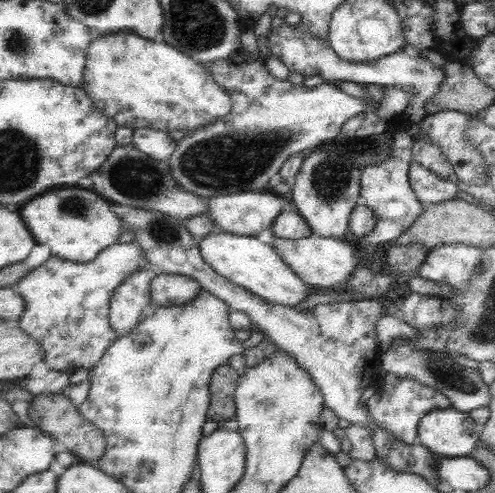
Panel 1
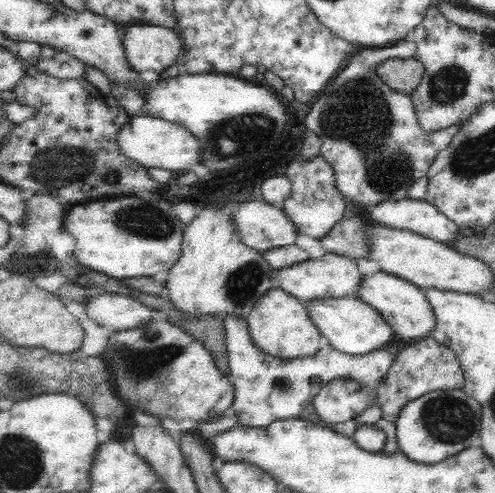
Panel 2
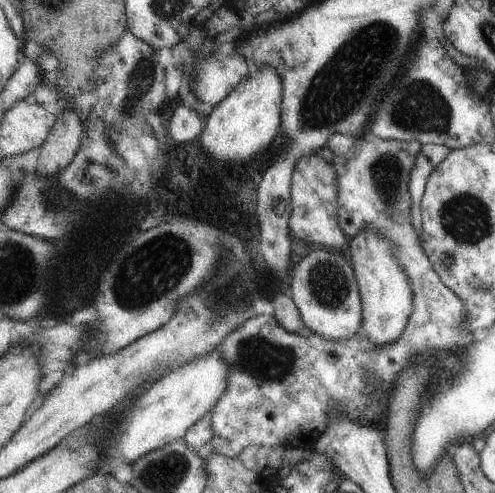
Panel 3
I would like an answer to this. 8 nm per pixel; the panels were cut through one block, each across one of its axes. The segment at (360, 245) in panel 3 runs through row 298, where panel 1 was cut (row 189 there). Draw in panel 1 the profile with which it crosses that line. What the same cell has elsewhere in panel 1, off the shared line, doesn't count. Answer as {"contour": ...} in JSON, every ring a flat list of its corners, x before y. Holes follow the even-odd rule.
{"contour":[[397,130,393,138,393,156,377,166,367,166,361,172,361,190,359,190,359,206,367,206,375,214,375,228,359,238,361,246,377,246,389,240,405,240,407,228,415,222,415,218,423,212,421,202,417,200,417,194,411,190,409,184,409,164,413,162,411,156,411,136,405,134,405,130]]}

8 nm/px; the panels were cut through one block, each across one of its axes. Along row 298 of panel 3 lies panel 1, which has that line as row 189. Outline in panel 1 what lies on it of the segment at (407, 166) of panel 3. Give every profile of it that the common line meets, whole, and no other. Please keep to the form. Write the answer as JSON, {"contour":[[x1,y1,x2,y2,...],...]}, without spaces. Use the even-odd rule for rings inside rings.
{"contour":[[415,162,409,164,409,184,421,204,441,204,447,200,457,200,457,194,461,192,453,182,447,182,441,176,419,168]]}

